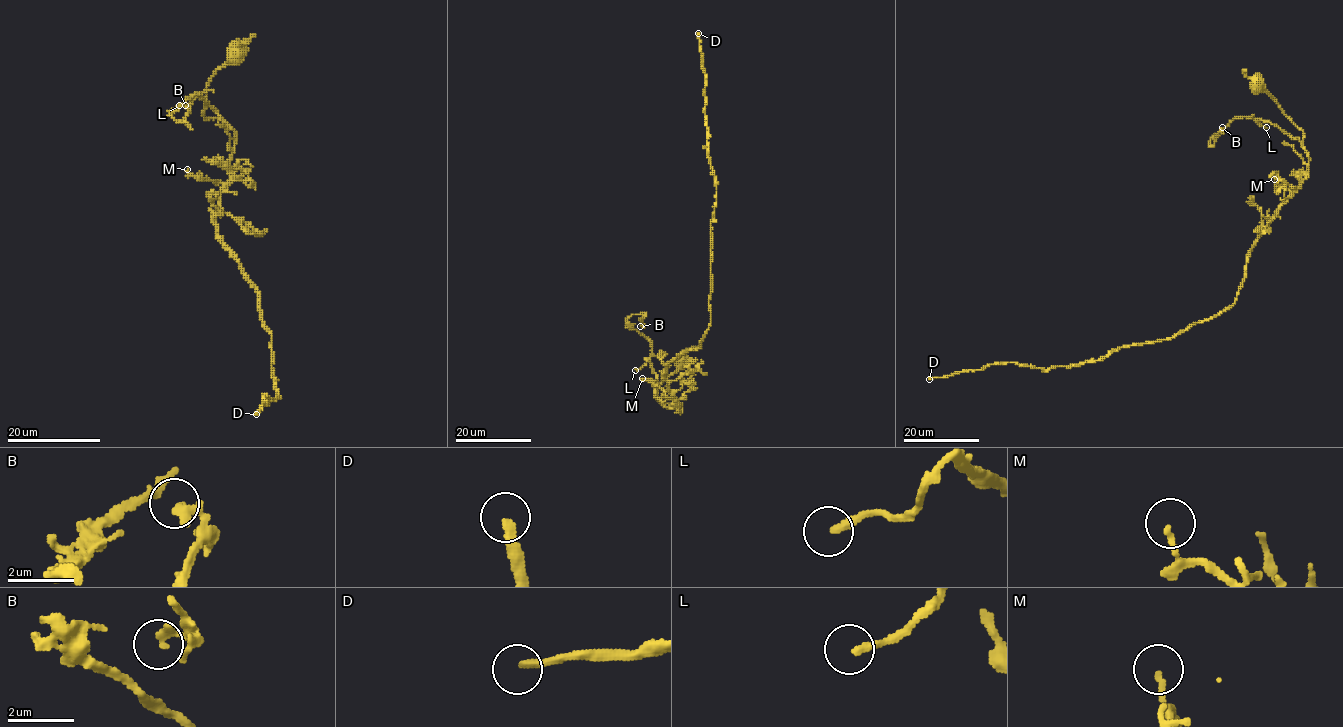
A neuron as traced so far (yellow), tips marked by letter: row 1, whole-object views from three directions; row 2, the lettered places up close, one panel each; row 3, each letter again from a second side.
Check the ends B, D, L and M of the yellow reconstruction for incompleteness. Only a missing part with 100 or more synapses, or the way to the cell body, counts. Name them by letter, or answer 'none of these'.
D

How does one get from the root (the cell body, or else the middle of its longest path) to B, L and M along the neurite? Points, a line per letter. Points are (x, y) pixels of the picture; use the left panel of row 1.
B: (237, 53), (206, 90), (224, 123), (203, 116), (197, 93), (169, 115), (190, 129), (185, 105)
L: (237, 53), (215, 72), (206, 90), (207, 103), (224, 123), (203, 116), (205, 101), (199, 96), (179, 105)
M: (237, 53), (215, 72), (206, 90), (207, 103), (235, 132), (230, 179), (226, 183), (198, 180), (187, 169)

